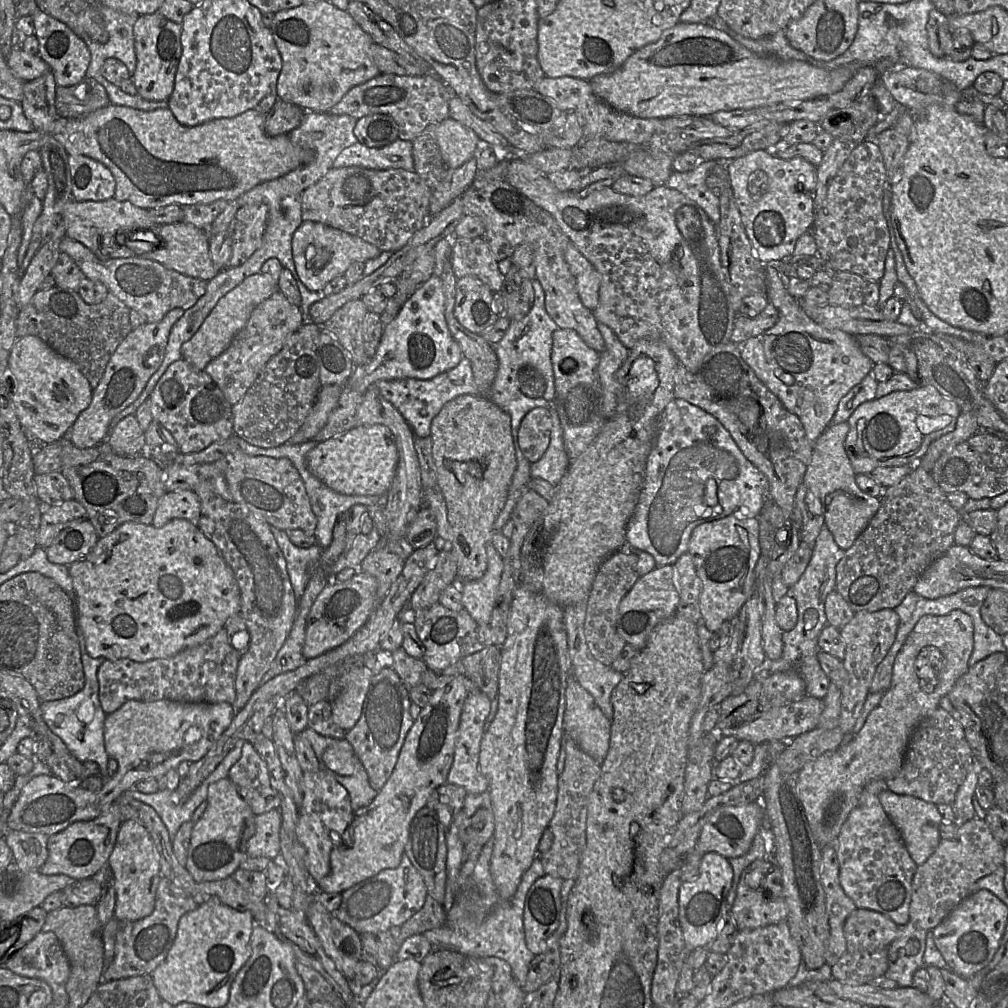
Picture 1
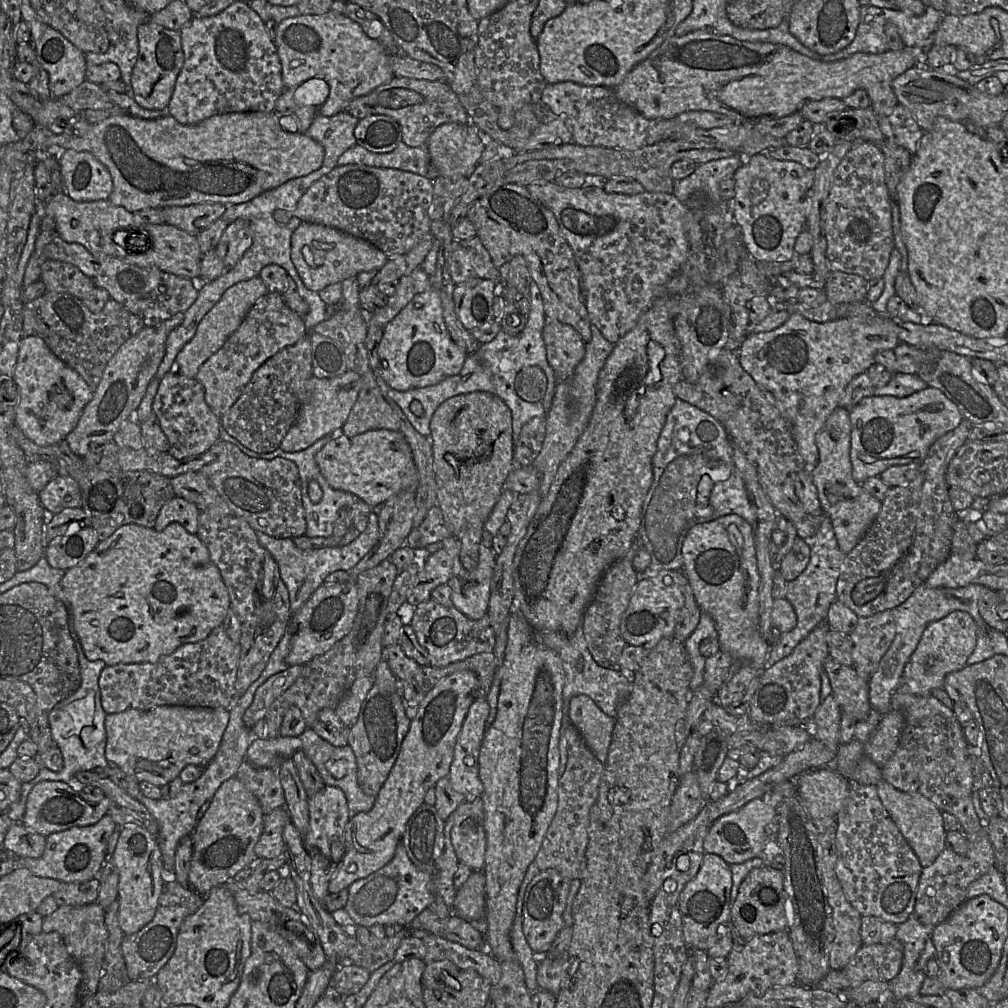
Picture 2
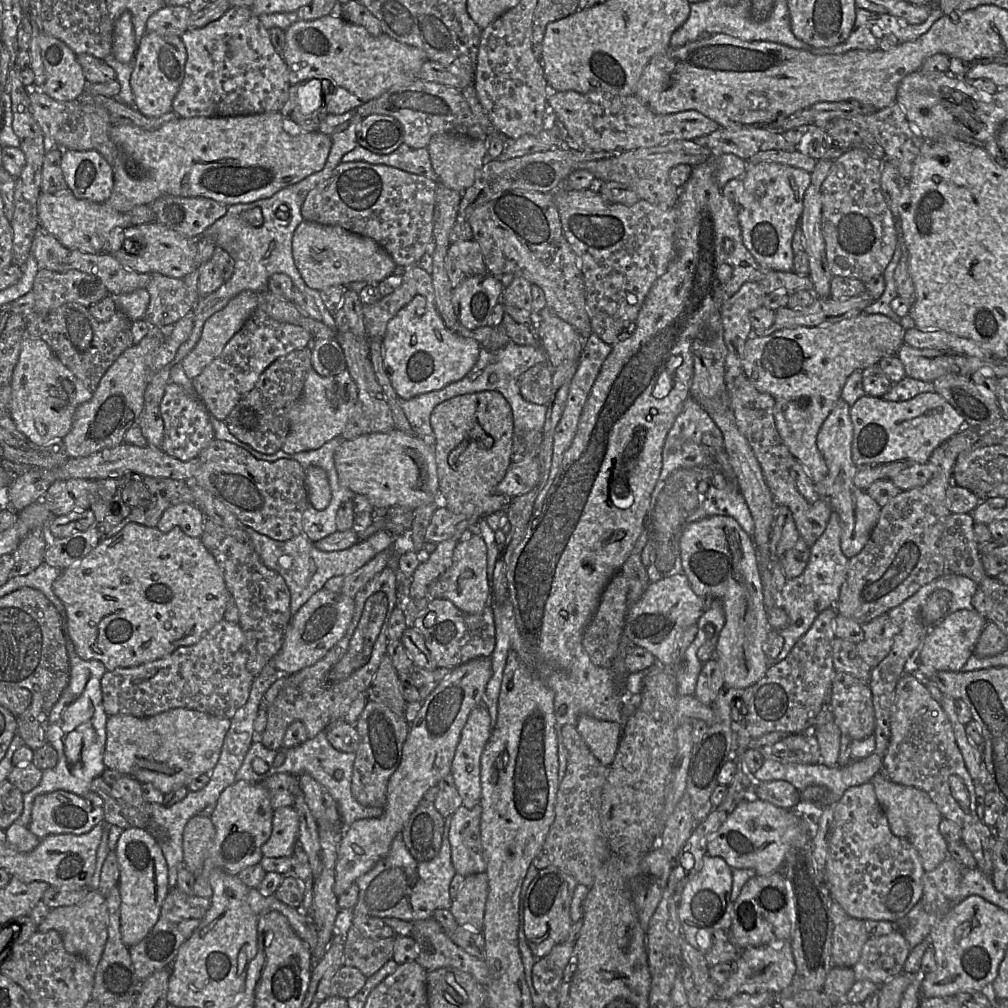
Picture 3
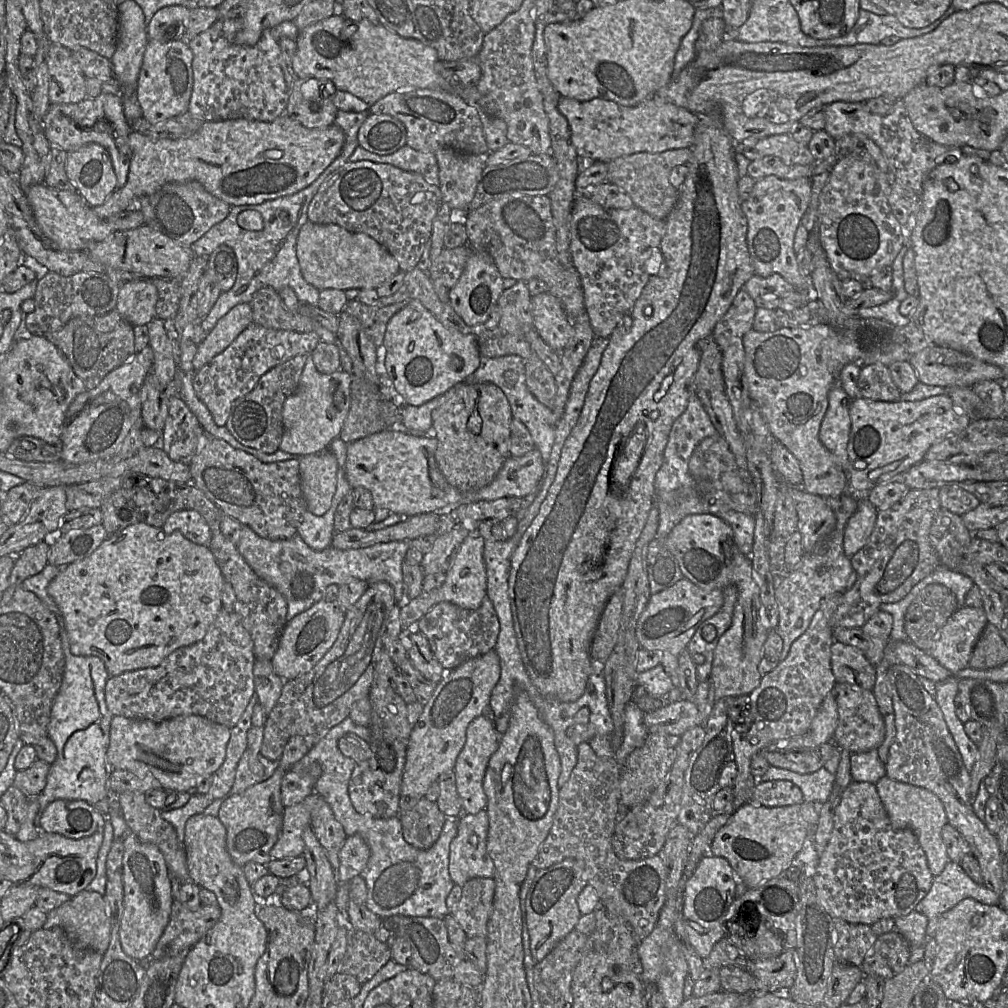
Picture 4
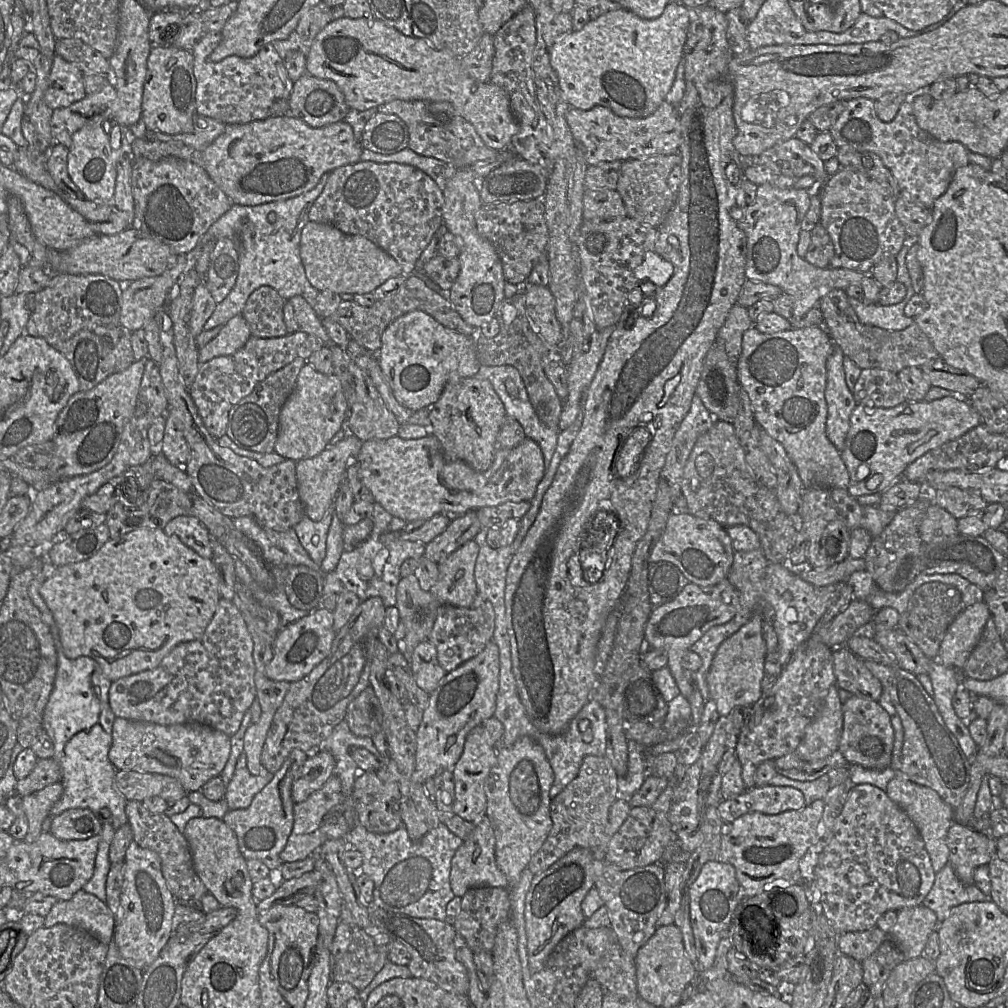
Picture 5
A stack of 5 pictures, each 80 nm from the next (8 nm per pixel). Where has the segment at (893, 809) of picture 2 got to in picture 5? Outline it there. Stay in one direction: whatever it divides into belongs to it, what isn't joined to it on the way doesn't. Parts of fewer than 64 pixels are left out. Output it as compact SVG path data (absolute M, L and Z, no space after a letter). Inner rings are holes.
M900 773L895 774L885 790L889 798L903 809L918 829L925 849L929 854L933 870L938 873L949 862L949 849L946 844L948 829L954 823L953 808L933 789L914 783Z

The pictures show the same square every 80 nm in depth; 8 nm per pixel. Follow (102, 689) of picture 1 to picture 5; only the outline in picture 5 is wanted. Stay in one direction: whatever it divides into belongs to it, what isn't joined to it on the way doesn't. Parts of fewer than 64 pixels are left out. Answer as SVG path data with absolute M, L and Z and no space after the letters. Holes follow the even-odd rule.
M221 597L202 637L176 645L154 669L113 681L109 689L110 707L116 717L161 725L197 722L231 737L238 731L245 712L257 697L253 650L254 642L241 612L233 601Z

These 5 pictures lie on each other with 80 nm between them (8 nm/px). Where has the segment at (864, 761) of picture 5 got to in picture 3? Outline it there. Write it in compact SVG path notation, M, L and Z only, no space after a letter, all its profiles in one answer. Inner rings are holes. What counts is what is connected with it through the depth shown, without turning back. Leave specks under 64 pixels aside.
M836 671L832 680L829 707L841 734L863 740L874 734L875 713L868 683Z

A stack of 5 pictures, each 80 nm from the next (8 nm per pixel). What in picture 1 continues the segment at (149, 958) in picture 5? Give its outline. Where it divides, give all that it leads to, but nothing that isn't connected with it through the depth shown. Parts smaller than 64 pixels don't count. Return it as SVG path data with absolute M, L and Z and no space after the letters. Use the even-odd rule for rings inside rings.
M129 819L121 824L108 864L115 880L114 916L118 922L134 922L150 915L154 910L156 890L162 875L153 839L141 823Z

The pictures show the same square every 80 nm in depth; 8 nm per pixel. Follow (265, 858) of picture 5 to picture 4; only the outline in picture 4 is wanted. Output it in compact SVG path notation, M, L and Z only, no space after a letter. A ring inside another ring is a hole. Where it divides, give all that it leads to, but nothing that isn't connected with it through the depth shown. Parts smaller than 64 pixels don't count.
M292 736L284 747L279 765L267 780L255 784L244 792L226 796L219 809L218 818L226 828L226 847L232 860L243 867L253 861L264 866L272 860L270 850L279 838L284 805L281 800L281 782L284 775L308 752L302 736Z

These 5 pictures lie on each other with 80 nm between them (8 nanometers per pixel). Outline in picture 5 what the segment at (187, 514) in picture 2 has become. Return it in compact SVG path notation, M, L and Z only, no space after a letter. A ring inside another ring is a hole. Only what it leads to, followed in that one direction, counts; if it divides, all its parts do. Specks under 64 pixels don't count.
M177 516L167 523L163 531L168 535L177 535L185 545L200 556L212 559L211 534L198 518Z

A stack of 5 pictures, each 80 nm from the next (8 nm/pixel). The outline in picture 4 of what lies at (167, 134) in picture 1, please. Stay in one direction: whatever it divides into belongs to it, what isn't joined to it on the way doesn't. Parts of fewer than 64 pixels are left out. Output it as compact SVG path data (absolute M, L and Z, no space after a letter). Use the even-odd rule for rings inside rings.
M286 114L272 121L247 119L205 121L197 132L180 139L155 139L131 131L129 134L131 161L126 184L117 188L104 204L92 208L98 217L108 219L132 208L141 198L156 193L168 183L188 181L198 181L207 192L230 206L261 204L295 194L309 186L340 154L344 142L345 134L336 125L309 129Z

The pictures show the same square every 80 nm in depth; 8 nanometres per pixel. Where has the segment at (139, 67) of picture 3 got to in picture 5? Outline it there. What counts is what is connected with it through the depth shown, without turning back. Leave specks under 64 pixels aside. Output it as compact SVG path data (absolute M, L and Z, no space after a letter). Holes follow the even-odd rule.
M153 46L147 59L143 87L142 121L147 130L166 134L191 133L196 113L196 80L191 51L175 46Z

